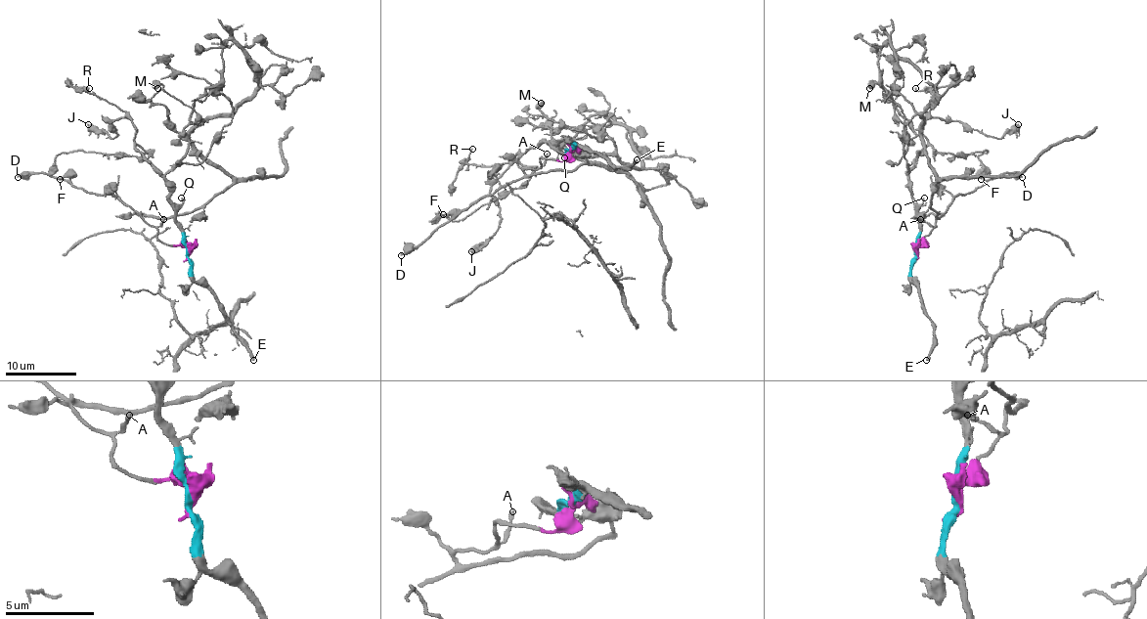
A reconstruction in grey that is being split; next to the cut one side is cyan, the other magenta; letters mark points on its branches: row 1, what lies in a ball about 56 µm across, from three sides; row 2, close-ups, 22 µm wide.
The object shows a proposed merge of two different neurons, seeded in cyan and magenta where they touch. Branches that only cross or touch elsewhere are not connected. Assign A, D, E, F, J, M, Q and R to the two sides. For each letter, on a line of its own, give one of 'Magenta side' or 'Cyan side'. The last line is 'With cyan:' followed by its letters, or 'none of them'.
A: Magenta side
D: Magenta side
E: Cyan side
F: Magenta side
J: Cyan side
M: Cyan side
Q: Cyan side
R: Cyan side
With cyan: E, J, M, Q, R

